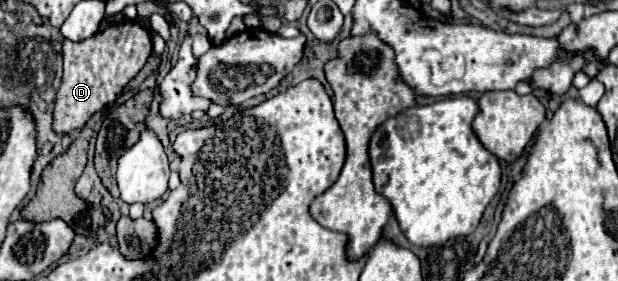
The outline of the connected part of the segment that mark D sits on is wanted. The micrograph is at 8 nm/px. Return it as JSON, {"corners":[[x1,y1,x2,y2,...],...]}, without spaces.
{"corners":[[113,22,95,36,71,42,63,40,63,80,57,88,53,110,53,132,73,136,85,122,107,104,115,102,129,80,145,66,151,56,151,36,139,22]]}

